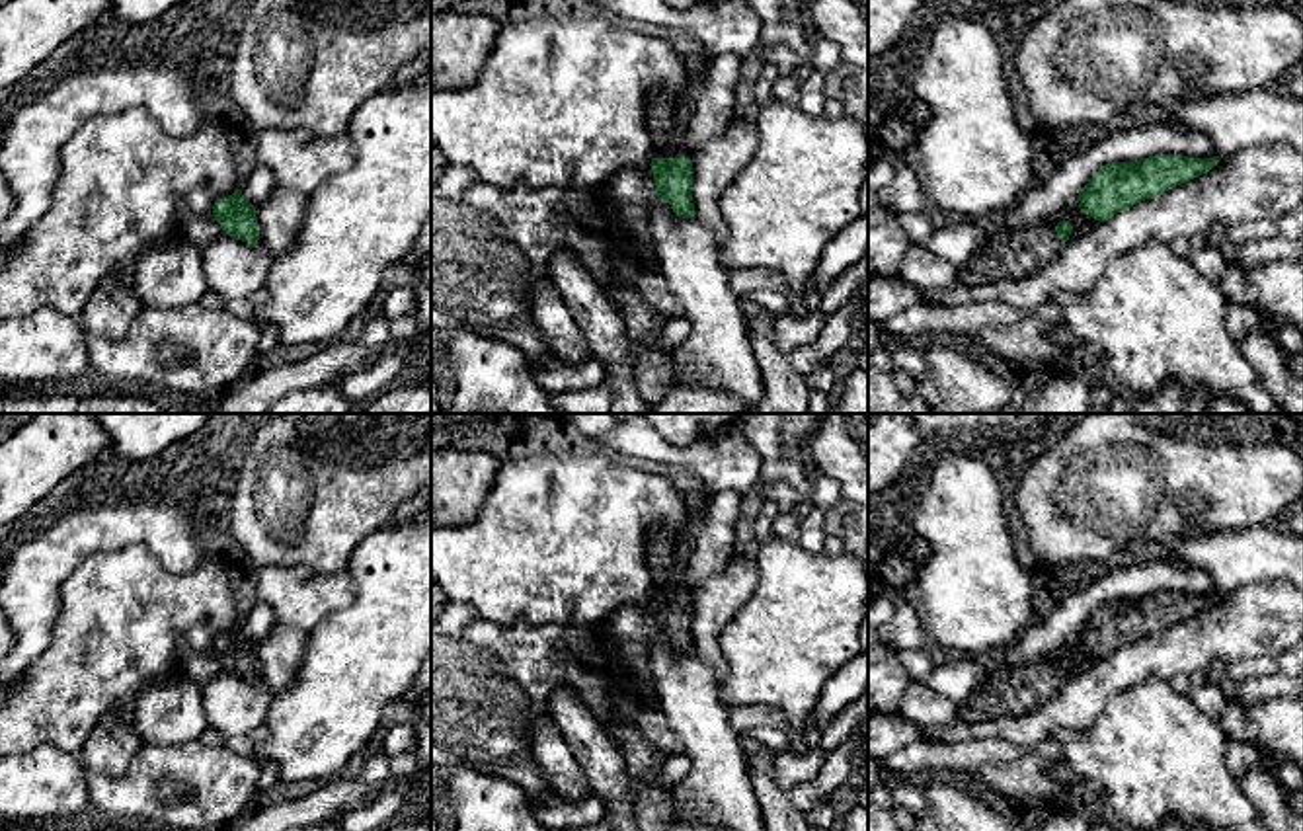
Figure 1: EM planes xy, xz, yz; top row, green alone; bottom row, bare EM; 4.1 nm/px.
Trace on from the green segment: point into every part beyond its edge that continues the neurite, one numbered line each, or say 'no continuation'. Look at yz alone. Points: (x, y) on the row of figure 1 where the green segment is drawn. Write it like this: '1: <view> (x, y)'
1: yz (1015, 252)

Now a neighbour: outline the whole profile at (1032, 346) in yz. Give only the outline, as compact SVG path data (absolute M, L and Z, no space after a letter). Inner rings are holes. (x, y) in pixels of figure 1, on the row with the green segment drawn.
M1026 314L1012 326L987 328L960 339L985 361L1028 380L1055 371L1061 359L1075 363L1075 351L1085 343L1065 324L1051 324Z

